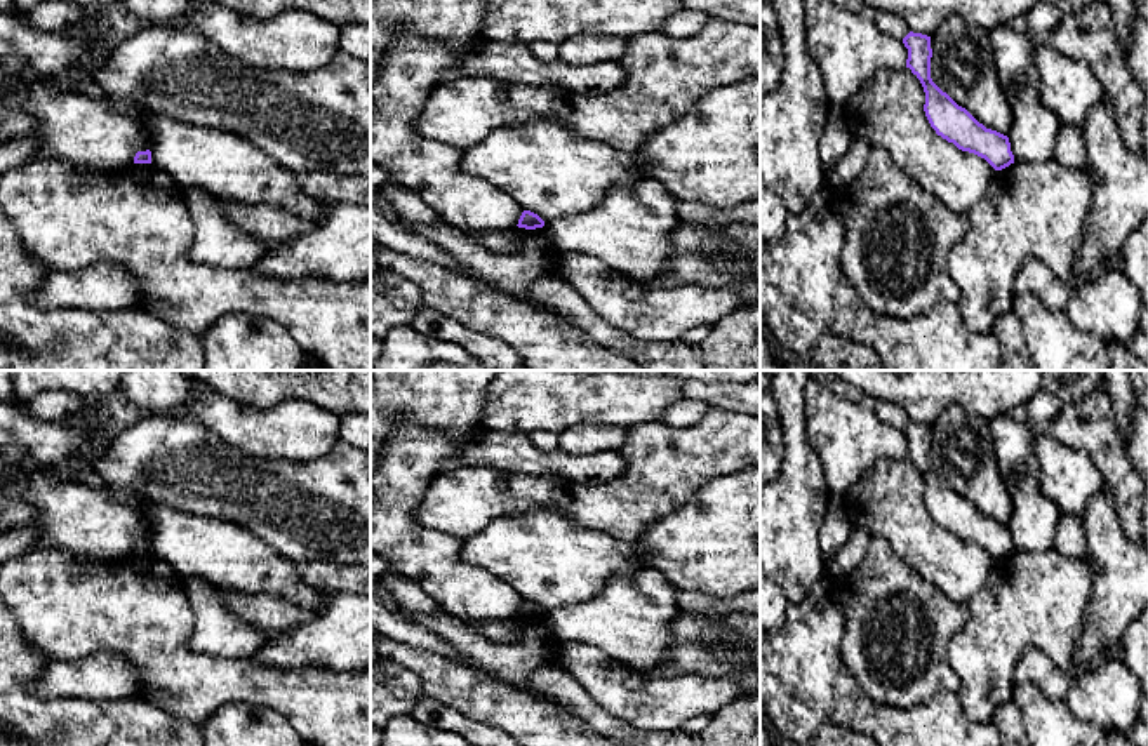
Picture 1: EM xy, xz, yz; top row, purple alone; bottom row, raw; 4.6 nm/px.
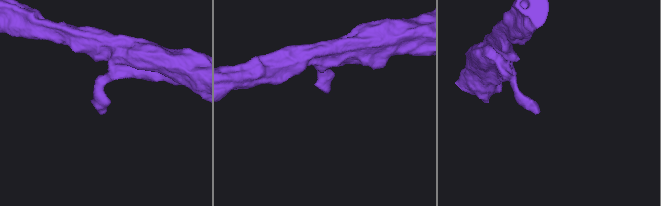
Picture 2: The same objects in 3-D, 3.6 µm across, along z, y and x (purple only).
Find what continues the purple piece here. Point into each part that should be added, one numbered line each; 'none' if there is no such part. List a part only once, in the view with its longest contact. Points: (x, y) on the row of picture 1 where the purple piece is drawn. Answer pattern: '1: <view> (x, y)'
none

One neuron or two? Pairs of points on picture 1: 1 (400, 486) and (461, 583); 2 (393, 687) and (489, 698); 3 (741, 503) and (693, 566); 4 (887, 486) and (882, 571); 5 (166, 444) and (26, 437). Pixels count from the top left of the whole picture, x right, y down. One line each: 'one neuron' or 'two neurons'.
1: one neuron
2: two neurons
3: one neuron
4: two neurons
5: two neurons

